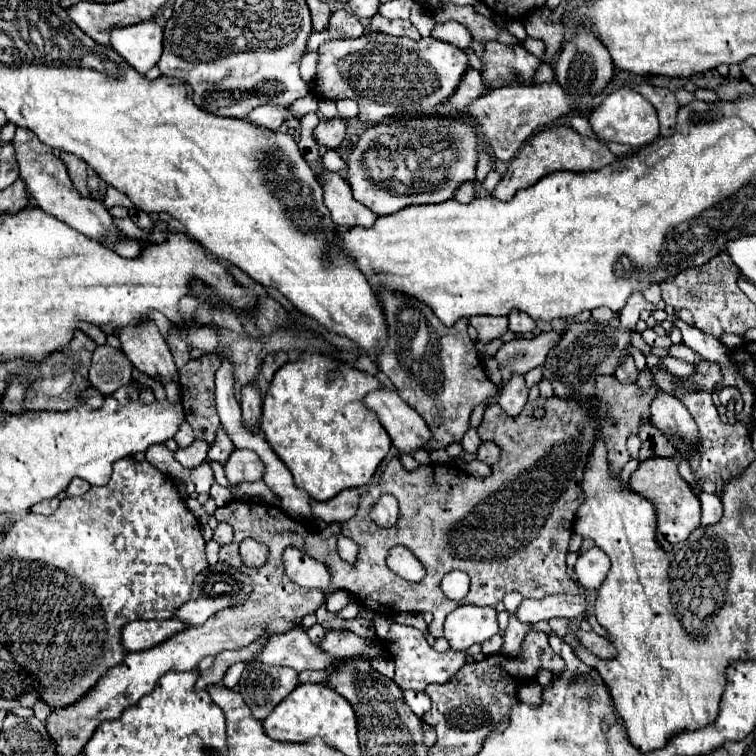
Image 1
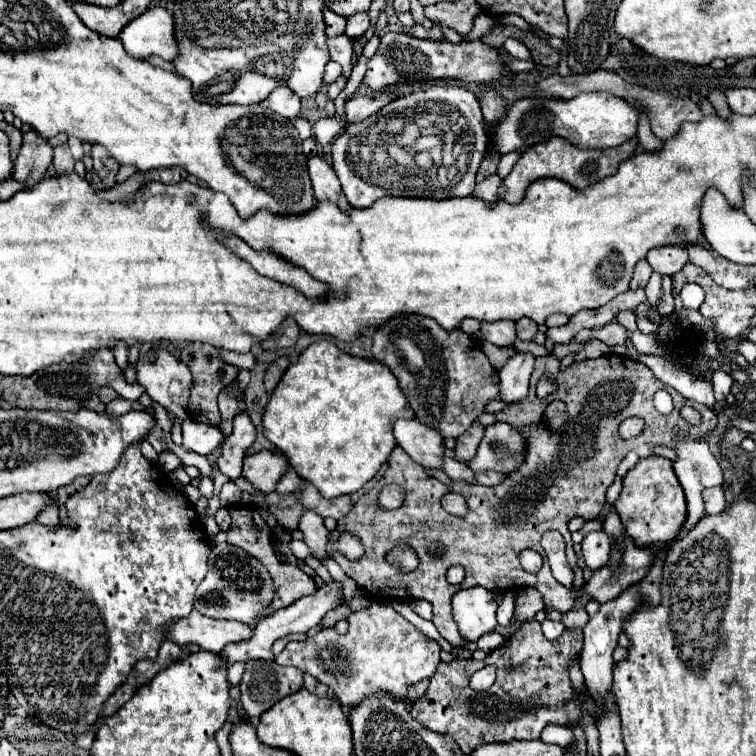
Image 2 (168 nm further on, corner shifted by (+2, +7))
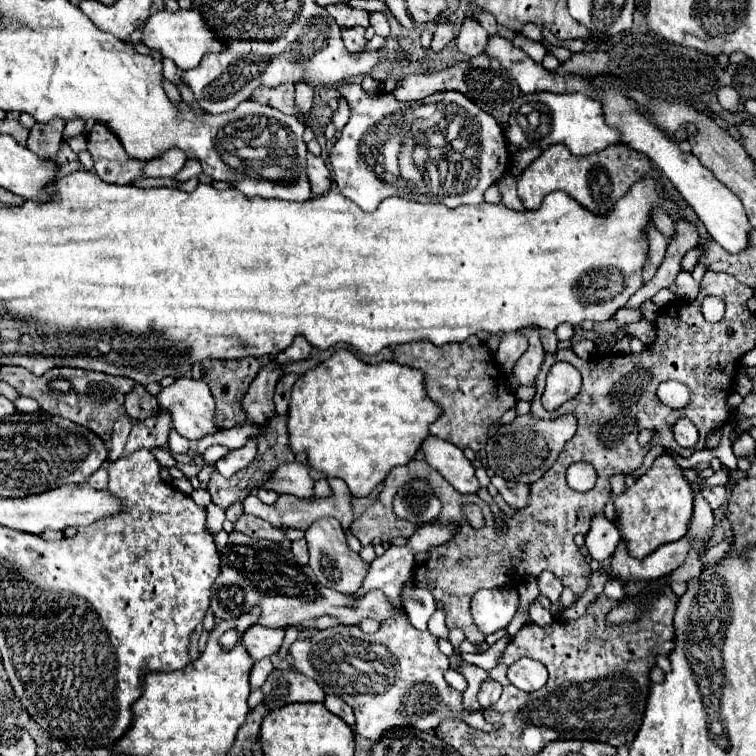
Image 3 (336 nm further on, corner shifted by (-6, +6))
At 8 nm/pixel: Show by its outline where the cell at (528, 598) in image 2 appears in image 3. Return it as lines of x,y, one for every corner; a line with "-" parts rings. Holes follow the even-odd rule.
543,572
537,578
537,584
539,584
539,592
549,598
551,606
555,606
557,600
559,600
559,596
561,596
561,590
563,590
561,580
557,580
557,576
553,576
551,572

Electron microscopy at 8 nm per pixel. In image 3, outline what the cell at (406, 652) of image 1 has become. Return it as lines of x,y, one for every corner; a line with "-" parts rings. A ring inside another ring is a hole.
397,610
391,618
383,620
379,630
375,634
363,634
357,626
333,626
327,630
319,630
311,634
309,640
297,640
291,644
289,654
293,656
293,670
313,678
327,694
335,694
341,700
345,700
357,718
355,732
369,740
379,740
381,732
387,732
397,726
413,726
417,730
433,730
437,724
445,718
461,716
467,724
473,728
483,730
485,718
481,712
475,716
471,714
457,714
463,710
461,706
461,692
453,690
445,680
443,674
449,668
449,658
439,650
437,636
433,636
429,630
421,632
411,622
409,616
403,610

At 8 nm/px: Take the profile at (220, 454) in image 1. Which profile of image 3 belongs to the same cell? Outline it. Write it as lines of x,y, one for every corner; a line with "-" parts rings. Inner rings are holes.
269,362
263,366
257,374
257,378
251,382
247,394
243,396
243,412
247,414
247,422
263,426
267,418
273,416
275,406
273,406
273,390
279,380
281,372
275,362

